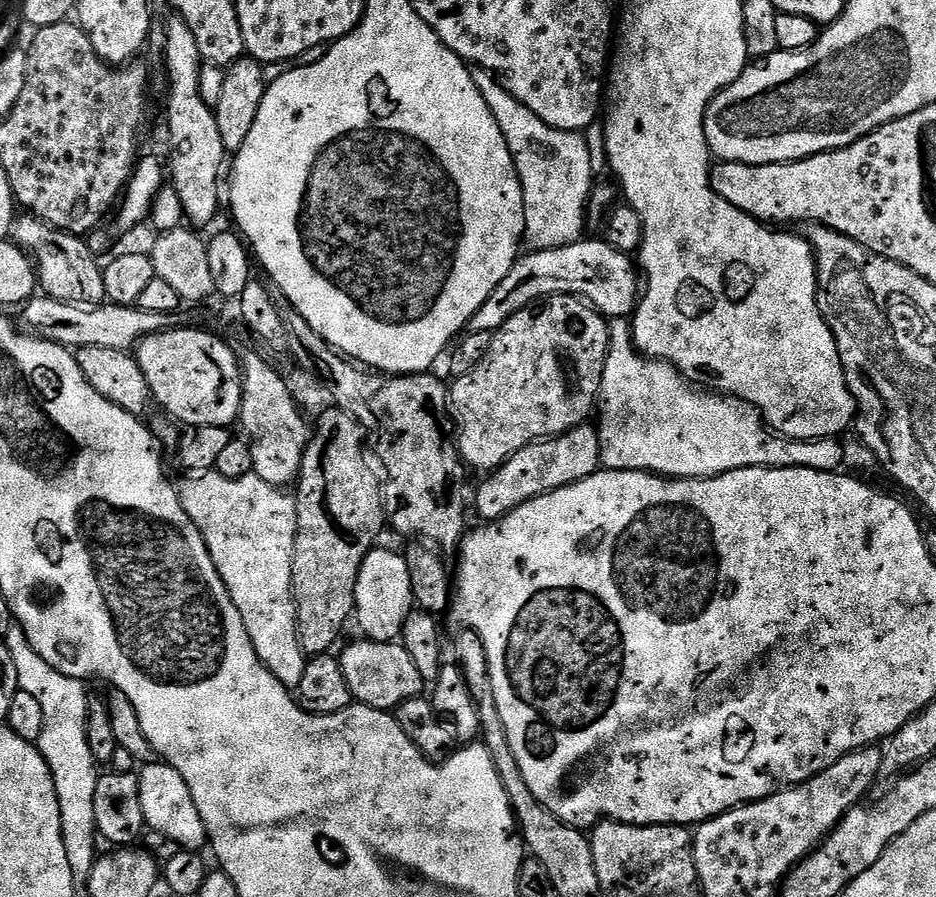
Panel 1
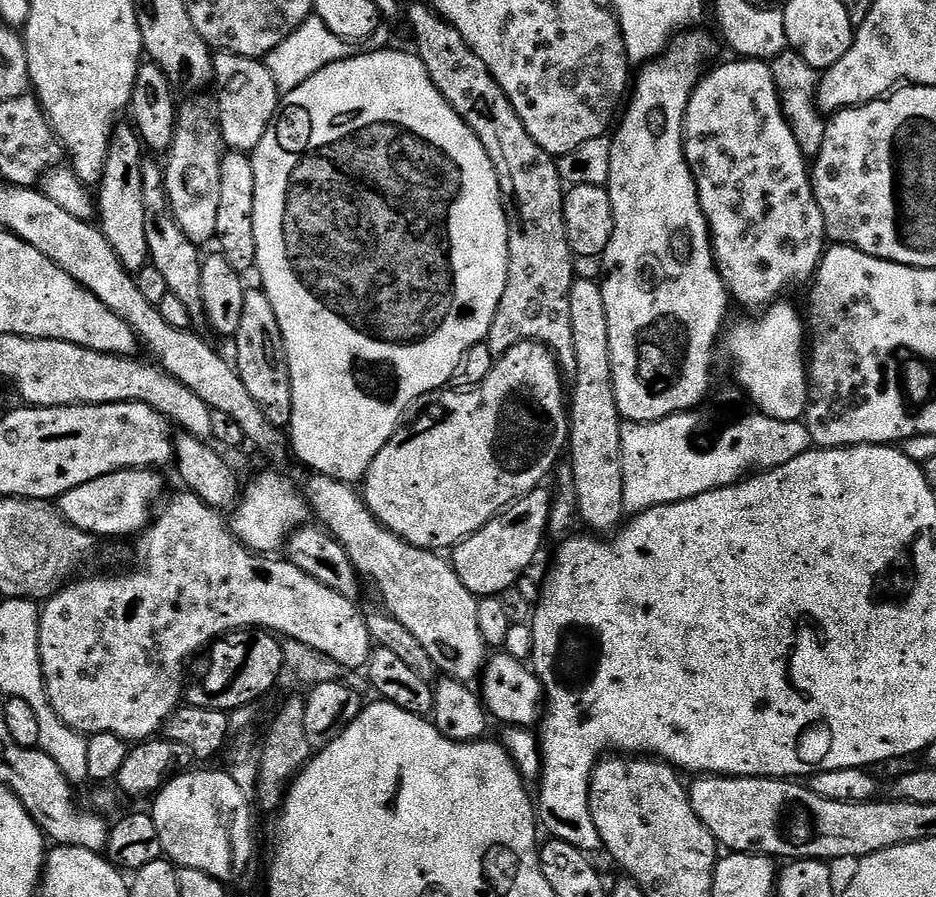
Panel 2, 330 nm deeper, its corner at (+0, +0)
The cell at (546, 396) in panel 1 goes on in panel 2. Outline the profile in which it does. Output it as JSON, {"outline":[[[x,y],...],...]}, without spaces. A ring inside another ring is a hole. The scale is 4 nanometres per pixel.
{"outline":[[[524,342],[506,350],[506,354],[493,363],[490,374],[486,374],[486,378],[479,388],[441,390],[426,394],[422,399],[417,400],[410,409],[410,415],[396,429],[396,433],[388,439],[386,446],[382,446],[382,450],[378,450],[378,458],[374,458],[374,462],[370,462],[370,470],[362,481],[364,502],[378,523],[390,529],[394,535],[401,536],[407,544],[413,544],[416,548],[424,548],[427,552],[439,553],[444,550],[440,548],[451,550],[461,540],[465,540],[466,537],[482,530],[482,526],[486,526],[486,522],[493,520],[508,505],[516,503],[527,492],[541,487],[548,475],[550,475],[549,477],[553,475],[554,469],[561,463],[561,461],[559,462],[560,455],[562,457],[565,455],[569,427],[570,404],[566,399],[566,380],[561,373],[560,363],[557,362],[556,356],[546,345],[538,342]]]}

